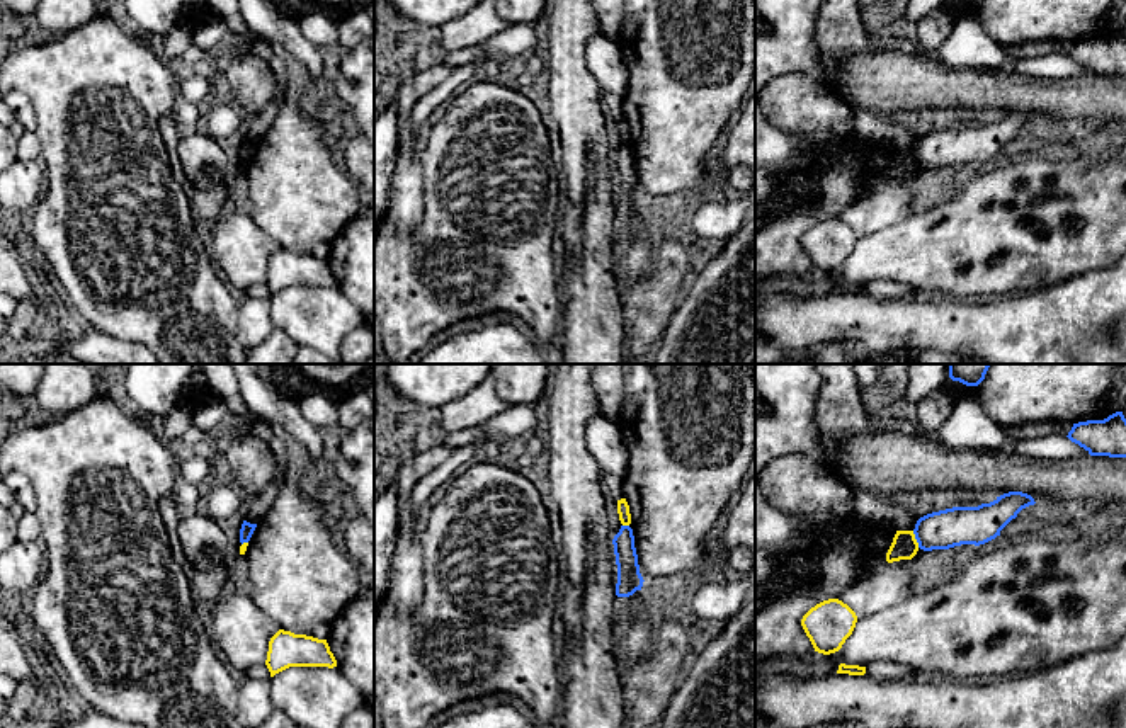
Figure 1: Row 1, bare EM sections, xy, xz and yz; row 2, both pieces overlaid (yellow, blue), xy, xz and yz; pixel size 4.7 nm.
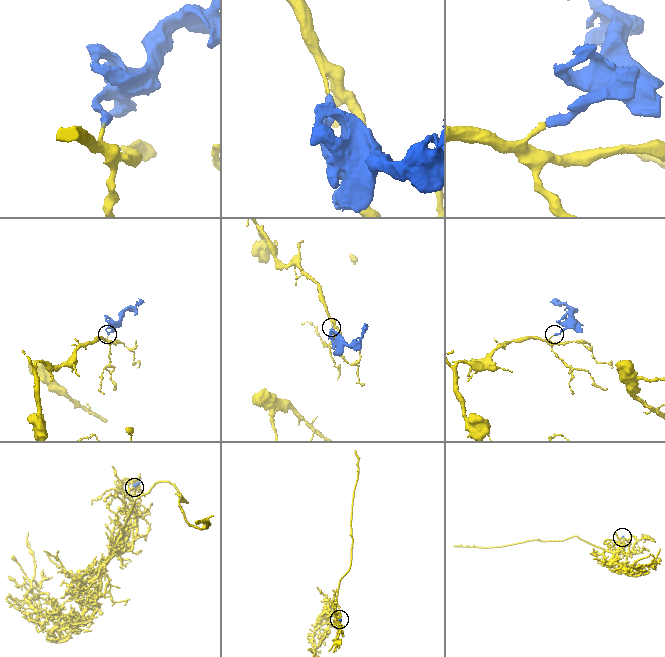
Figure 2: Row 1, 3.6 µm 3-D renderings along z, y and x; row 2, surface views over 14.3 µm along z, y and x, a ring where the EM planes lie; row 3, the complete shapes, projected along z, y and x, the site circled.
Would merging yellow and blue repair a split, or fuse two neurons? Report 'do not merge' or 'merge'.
do not merge

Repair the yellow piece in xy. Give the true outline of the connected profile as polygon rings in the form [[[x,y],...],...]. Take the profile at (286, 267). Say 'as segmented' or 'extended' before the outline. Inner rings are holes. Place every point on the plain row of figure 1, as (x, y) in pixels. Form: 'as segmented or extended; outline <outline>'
as segmented; outline [[[279,248],[269,260],[265,284],[270,296],[289,286],[337,286],[327,259]]]

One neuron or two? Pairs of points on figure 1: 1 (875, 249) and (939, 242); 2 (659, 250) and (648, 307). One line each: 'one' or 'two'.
1: one
2: one

